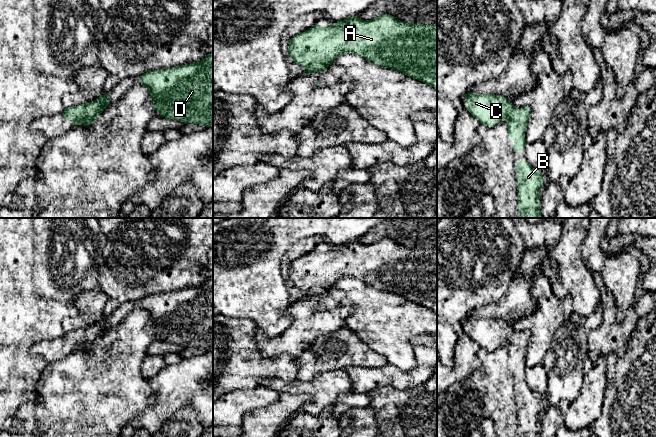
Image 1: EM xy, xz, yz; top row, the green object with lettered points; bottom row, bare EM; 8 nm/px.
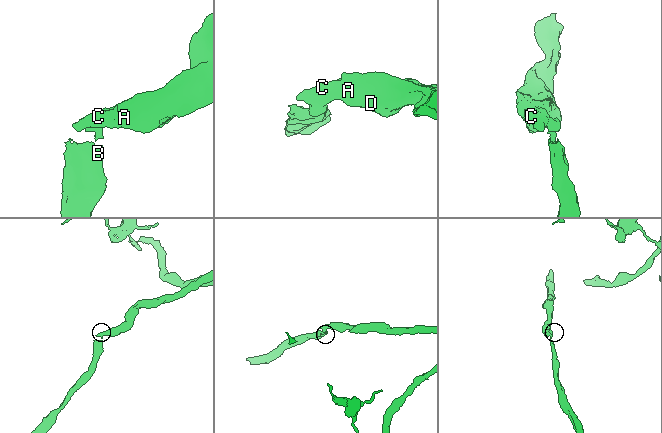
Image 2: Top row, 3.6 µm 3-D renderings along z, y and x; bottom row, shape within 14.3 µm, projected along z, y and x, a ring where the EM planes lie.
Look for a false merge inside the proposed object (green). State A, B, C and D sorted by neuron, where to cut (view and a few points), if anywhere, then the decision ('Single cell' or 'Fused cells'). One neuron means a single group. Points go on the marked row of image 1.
Groups: A B C D. No split. Single cell

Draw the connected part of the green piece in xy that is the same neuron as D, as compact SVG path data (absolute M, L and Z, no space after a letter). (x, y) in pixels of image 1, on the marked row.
M213 53L179 67L152 70L141 76L160 116L185 124L213 125Z

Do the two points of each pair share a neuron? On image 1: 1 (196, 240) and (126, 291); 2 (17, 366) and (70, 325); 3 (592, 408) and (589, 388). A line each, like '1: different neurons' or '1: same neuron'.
1: same neuron
2: different neurons
3: same neuron

